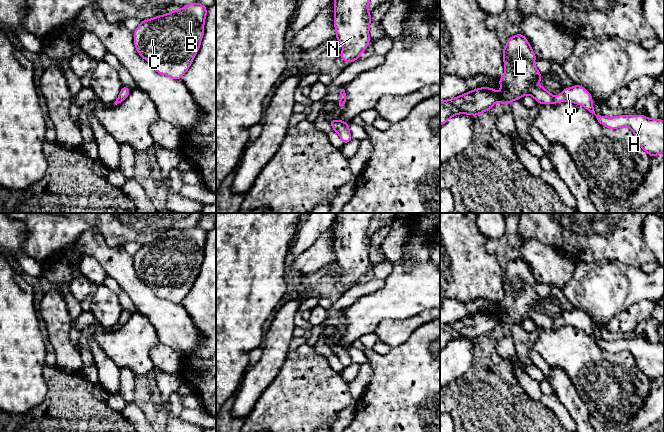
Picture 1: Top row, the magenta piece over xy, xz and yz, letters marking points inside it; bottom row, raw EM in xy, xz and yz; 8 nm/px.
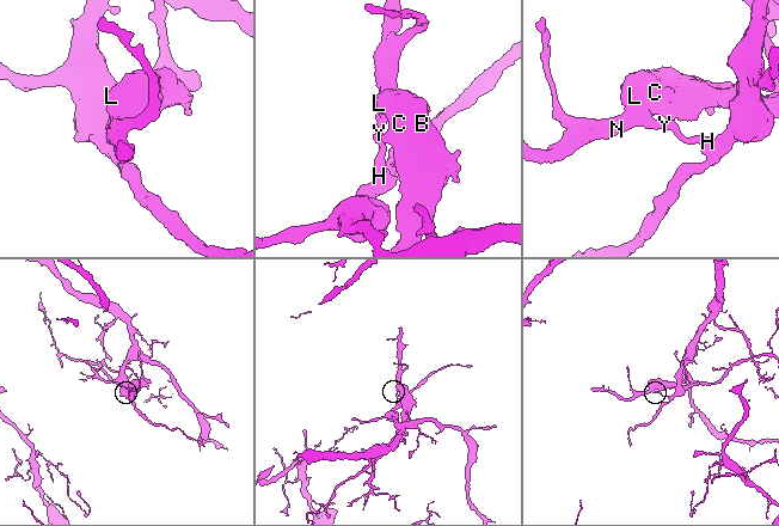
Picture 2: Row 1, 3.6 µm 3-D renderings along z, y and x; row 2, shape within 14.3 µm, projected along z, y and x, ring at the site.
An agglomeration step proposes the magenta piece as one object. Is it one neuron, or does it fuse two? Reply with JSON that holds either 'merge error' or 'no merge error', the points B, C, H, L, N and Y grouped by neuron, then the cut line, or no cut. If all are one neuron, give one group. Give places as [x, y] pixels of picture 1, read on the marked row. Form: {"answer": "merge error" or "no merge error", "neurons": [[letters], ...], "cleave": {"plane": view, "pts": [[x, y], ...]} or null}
{"answer": "merge error", "neurons": [["B", "C", "L", "N"], ["H", "Y"]], "cleave": {"plane": "yz", "pts": [[555, 97], [552, 102]]}}

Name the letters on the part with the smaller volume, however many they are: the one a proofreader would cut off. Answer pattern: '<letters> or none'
B, C, L, N

